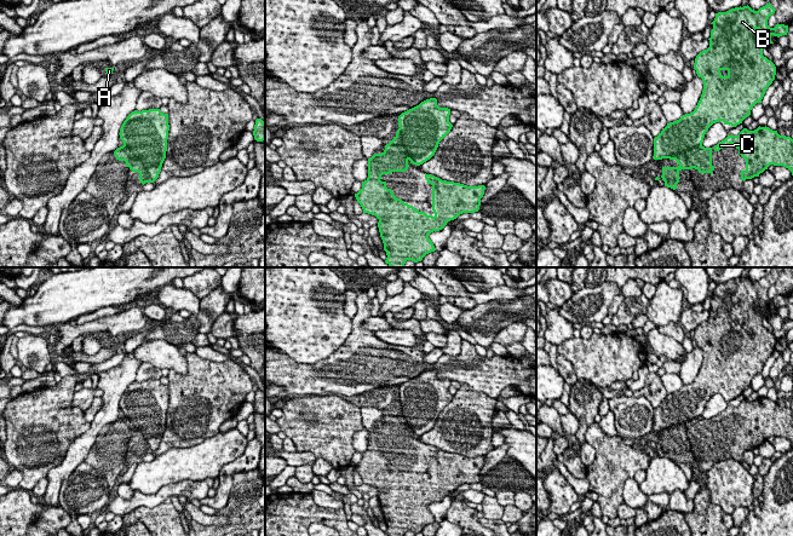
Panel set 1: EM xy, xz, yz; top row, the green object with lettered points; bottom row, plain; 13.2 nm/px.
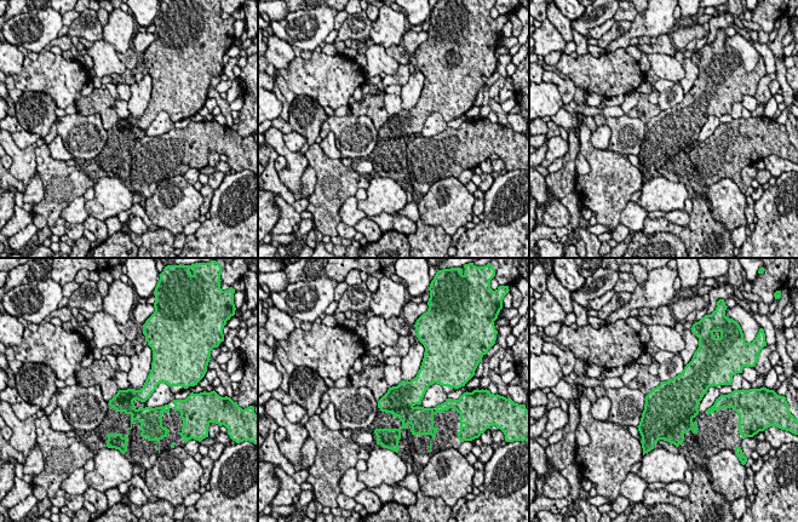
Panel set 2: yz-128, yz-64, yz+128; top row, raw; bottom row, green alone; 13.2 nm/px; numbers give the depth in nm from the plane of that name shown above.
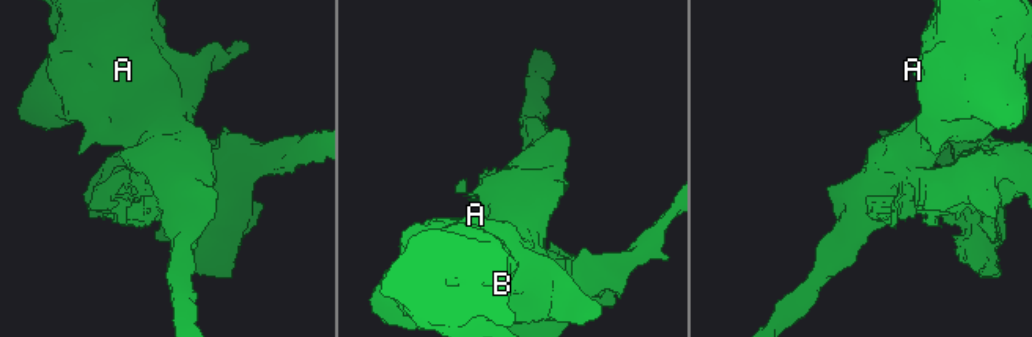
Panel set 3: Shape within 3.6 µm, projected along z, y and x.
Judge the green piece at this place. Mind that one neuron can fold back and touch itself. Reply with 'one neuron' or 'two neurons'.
two neurons

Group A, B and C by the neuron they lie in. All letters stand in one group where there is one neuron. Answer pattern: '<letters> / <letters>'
A B / C

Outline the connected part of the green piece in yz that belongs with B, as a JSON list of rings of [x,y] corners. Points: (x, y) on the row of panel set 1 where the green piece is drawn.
[[[769,2],[758,11],[747,5],[716,13],[716,18],[711,23],[713,29],[708,39],[709,47],[700,52],[694,63],[697,76],[703,81],[701,98],[693,113],[667,123],[661,133],[654,138],[653,159],[676,160],[679,165],[678,167],[662,167],[660,178],[665,181],[665,186],[677,189],[679,171],[690,169],[688,156],[693,154],[694,148],[702,146],[705,134],[713,123],[723,121],[724,125],[736,127],[751,115],[751,110],[757,103],[762,103],[765,91],[776,75],[776,67],[763,56],[763,48],[774,44],[772,35],[780,38],[788,33],[788,25],[778,23],[775,28],[768,25],[768,19],[775,11]]]

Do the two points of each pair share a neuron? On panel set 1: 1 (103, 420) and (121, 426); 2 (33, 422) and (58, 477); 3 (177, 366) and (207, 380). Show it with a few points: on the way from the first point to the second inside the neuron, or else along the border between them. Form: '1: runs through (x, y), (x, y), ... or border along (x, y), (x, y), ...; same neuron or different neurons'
1: border along (118, 418), (99, 432), (93, 445); different neurons
2: border along (70, 444), (64, 457), (46, 474); different neurons
3: border along (187, 353), (187, 372), (183, 375), (168, 369); different neurons

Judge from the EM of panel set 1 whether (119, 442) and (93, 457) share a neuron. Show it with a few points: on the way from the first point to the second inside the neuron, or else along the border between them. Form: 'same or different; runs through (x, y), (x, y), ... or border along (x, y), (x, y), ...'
same; runs through (113, 442), (99, 453)

